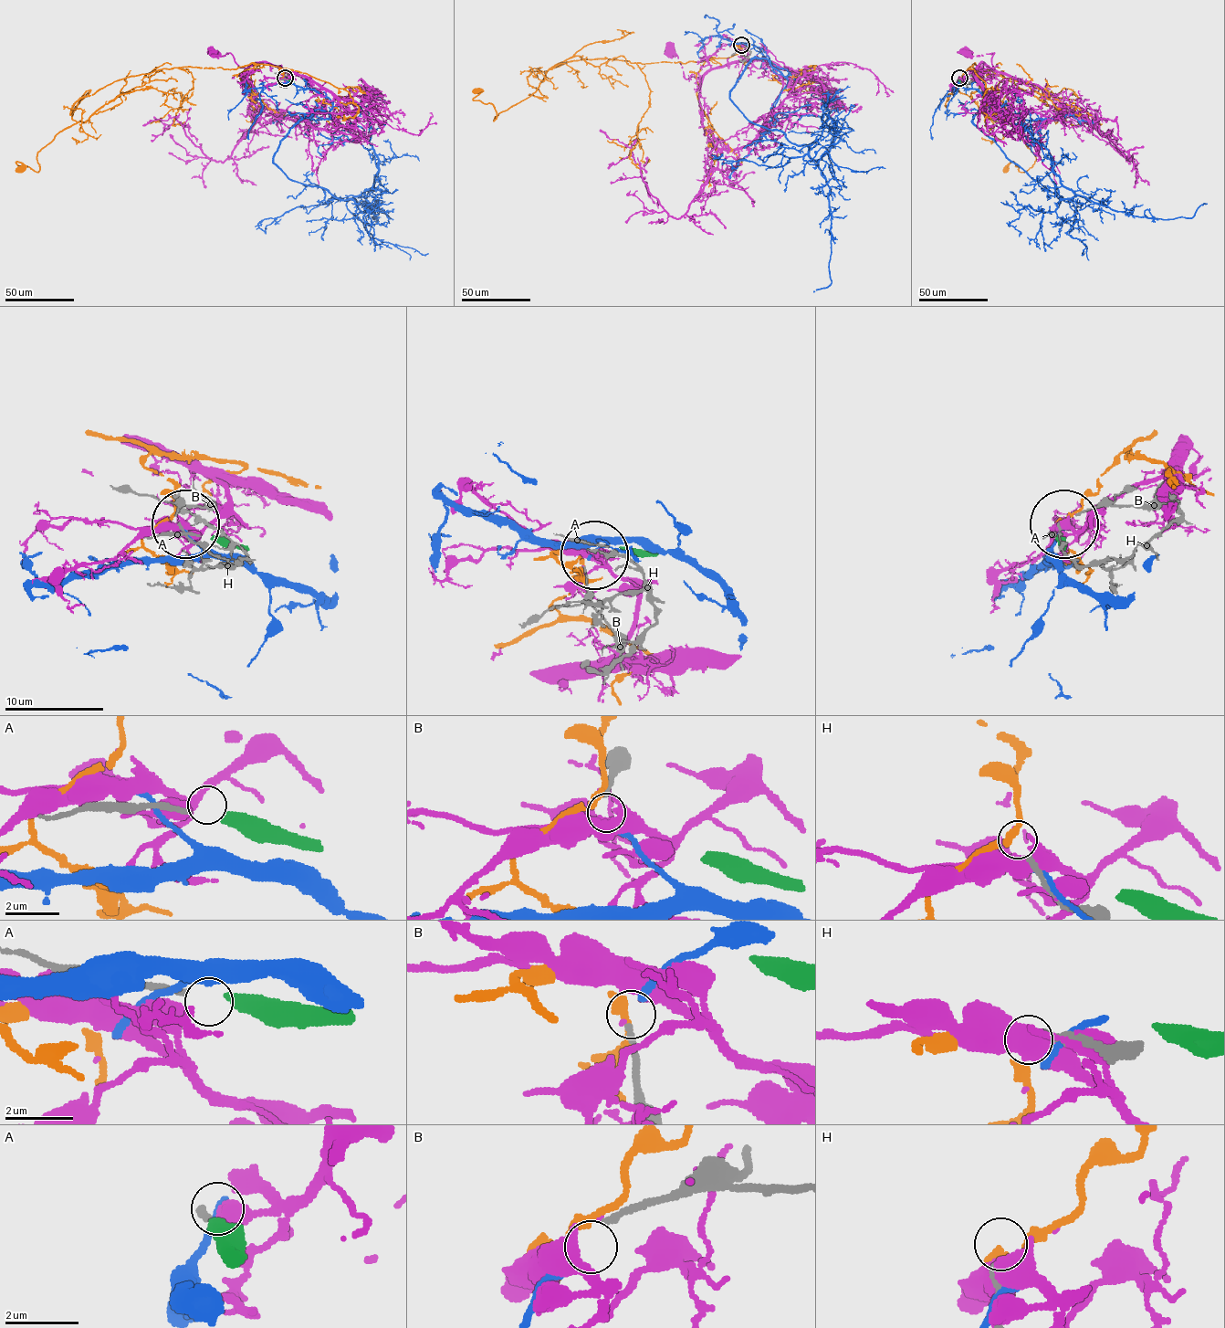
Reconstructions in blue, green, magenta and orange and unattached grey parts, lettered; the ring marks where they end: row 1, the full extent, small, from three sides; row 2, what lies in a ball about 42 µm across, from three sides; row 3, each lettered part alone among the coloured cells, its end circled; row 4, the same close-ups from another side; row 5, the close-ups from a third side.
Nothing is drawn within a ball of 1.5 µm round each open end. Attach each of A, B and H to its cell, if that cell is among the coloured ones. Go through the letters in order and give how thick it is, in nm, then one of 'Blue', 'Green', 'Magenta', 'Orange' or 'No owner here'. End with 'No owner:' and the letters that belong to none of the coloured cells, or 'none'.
A: Thickness 170 nm. No owner here
B: Thickness 170 nm. Blue
H: Thickness 190 nm. Orange
No owner: A

